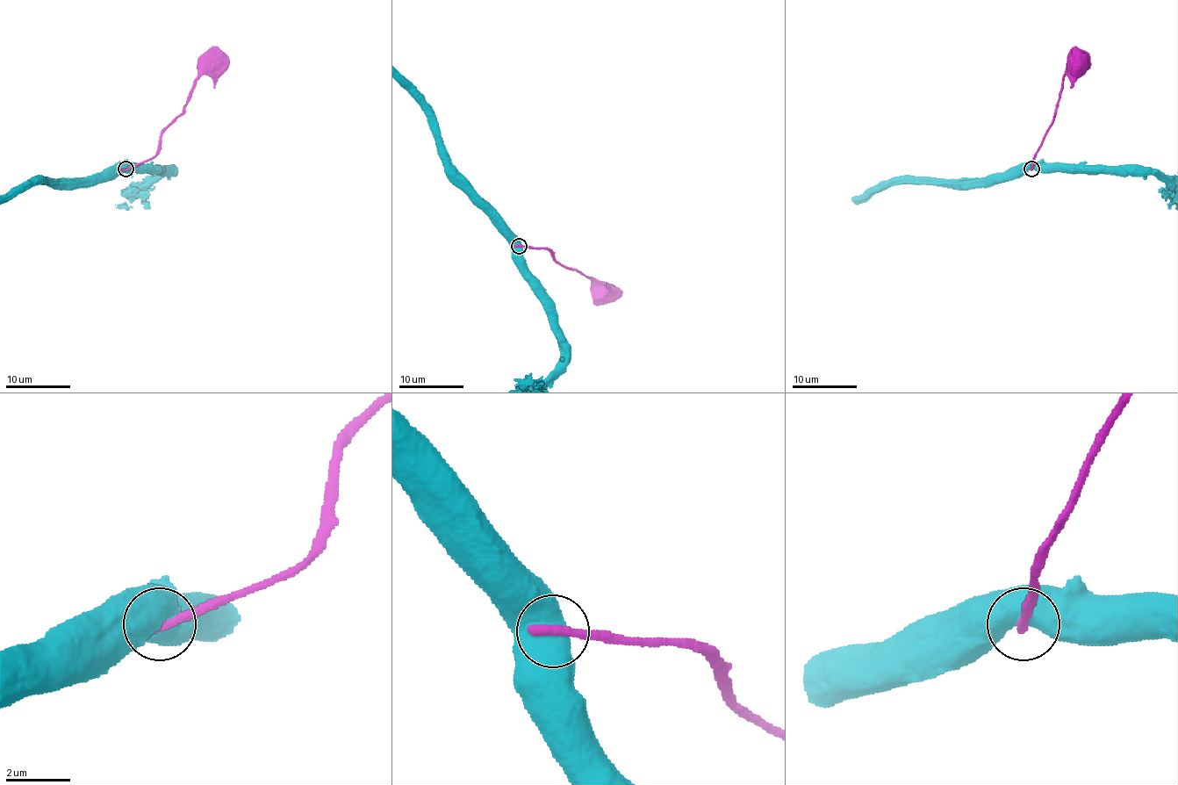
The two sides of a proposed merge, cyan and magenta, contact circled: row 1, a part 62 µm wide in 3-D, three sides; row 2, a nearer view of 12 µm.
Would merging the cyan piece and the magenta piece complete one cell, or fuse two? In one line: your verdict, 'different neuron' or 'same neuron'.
different neuron

